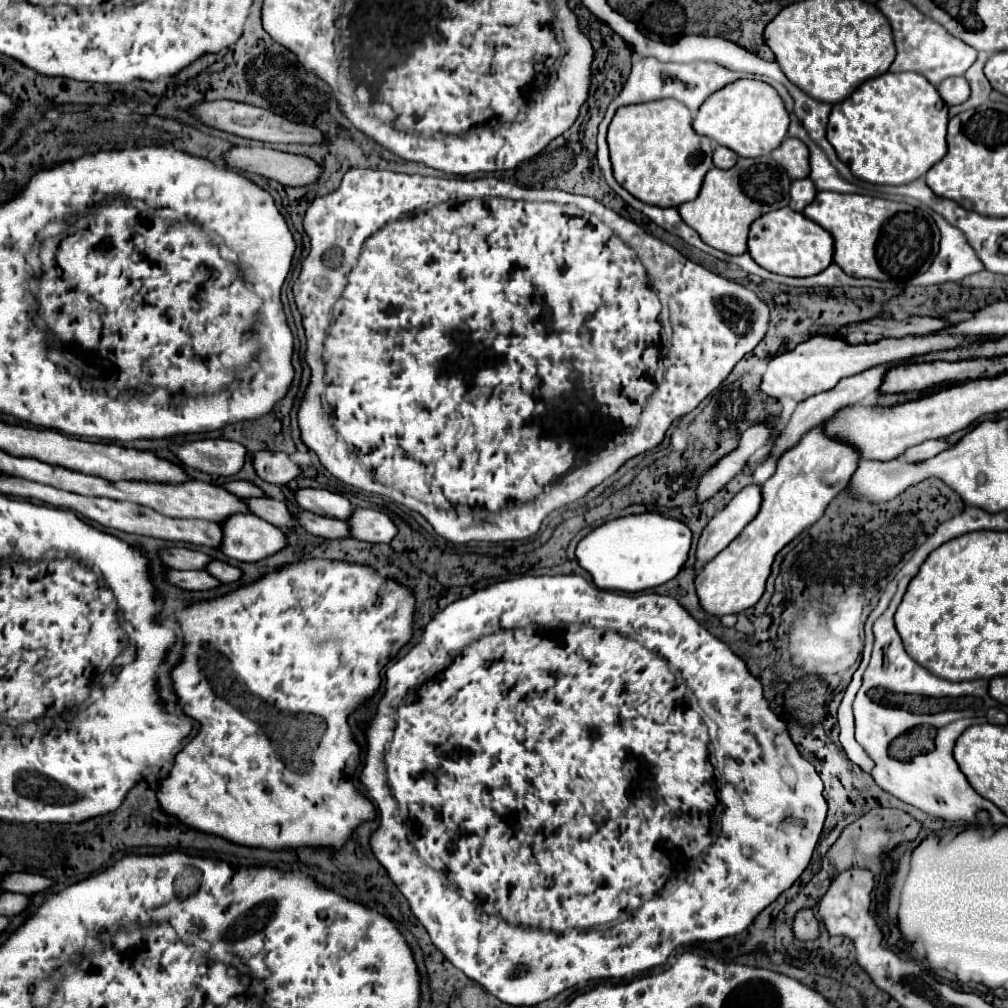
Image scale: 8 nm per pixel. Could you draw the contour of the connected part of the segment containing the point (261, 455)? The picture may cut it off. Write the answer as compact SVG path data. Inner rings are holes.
M269 450L257 452L253 456L253 466L265 482L277 486L285 486L301 476L301 468L285 452L269 452Z

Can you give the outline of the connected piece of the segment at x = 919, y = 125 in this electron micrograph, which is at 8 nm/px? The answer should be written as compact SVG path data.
M885 72L877 78L863 82L847 100L833 106L827 126L827 140L835 148L841 162L845 162L853 176L867 180L871 184L909 184L921 178L937 160L947 152L947 104L941 100L937 88L915 72L893 74Z

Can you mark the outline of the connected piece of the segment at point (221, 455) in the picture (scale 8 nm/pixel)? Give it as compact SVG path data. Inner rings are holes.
M195 440L177 446L175 454L189 468L215 472L217 476L233 476L243 468L249 452L233 440Z

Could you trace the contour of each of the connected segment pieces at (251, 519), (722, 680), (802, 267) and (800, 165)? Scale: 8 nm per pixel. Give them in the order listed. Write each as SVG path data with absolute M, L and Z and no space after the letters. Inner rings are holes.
M237 514L223 524L221 552L241 562L259 562L287 548L287 536L281 528L257 518L255 514Z
M559 574L559 576L519 576L519 578L511 578L511 580L503 580L503 582L495 582L495 584L489 584L477 592L473 592L471 596L467 598L459 598L455 602L451 602L445 610L437 612L431 622L425 626L423 630L423 636L421 640L399 660L395 662L387 672L385 672L385 692L377 704L377 712L373 716L373 720L365 726L365 736L367 736L367 756L365 756L365 766L363 766L363 772L359 776L359 782L367 788L367 798L373 800L377 804L377 816L379 816L379 828L371 834L369 838L369 846L371 846L371 852L373 856L379 860L379 864L387 870L389 878L395 882L395 886L399 888L399 892L409 900L409 906L411 906L411 912L417 916L417 920L425 926L425 930L429 932L431 936L431 942L443 952L443 956L455 966L459 968L467 978L471 978L473 982L477 982L479 986L483 986L489 994L497 996L501 1002L505 1004L511 1004L511 1006L537 1006L549 998L555 998L557 994L561 994L565 988L573 988L581 982L589 982L589 980L603 980L603 978L625 978L625 976L633 976L633 974L639 974L639 972L645 972L645 970L651 970L653 966L661 966L667 962L667 958L671 956L671 952L679 946L689 946L689 944L695 944L695 942L717 942L721 938L727 938L727 936L735 936L739 932L743 932L753 920L755 916L765 910L771 902L777 900L777 896L781 892L785 892L801 874L803 870L807 868L809 860L811 860L811 854L815 850L815 844L819 840L819 834L821 834L821 828L823 828L823 822L825 822L825 814L827 814L827 802L823 798L823 782L817 774L817 770L801 758L797 746L793 744L789 732L787 732L787 724L769 708L769 702L765 700L763 696L763 686L761 682L751 676L751 672L747 670L747 664L725 644L721 642L719 638L715 638L705 626L701 626L675 598L671 596L663 596L663 594L657 593L636 593L628 594L617 592L613 590L601 590L597 588L595 584L591 584L589 580L585 580L583 576L575 576L575 574ZM427 672L427 676L423 676L423 680L419 680L419 688L415 688L415 692L409 692L415 684L417 684L417 678ZM687 696L690 696L687 708L677 712L679 704L683 704L683 700L687 700ZM717 787L719 792L719 804L721 804L721 812L723 812L723 824L719 824L719 828L711 828L711 810L717 806ZM669 848L677 848L681 850L681 854L689 860L697 860L701 854L701 860L699 860L699 866L695 872L691 872L691 876L687 876L683 880L683 884L675 890L675 892L669 892L669 876L673 874L673 864L669 864L669 856L667 856L667 850Z
M789 206L757 218L749 232L751 258L765 270L783 276L815 276L833 262L833 252L831 234Z
M785 138L779 148L771 152L773 160L783 164L791 180L797 178L807 178L811 168L809 168L809 148L799 140L799 138Z

